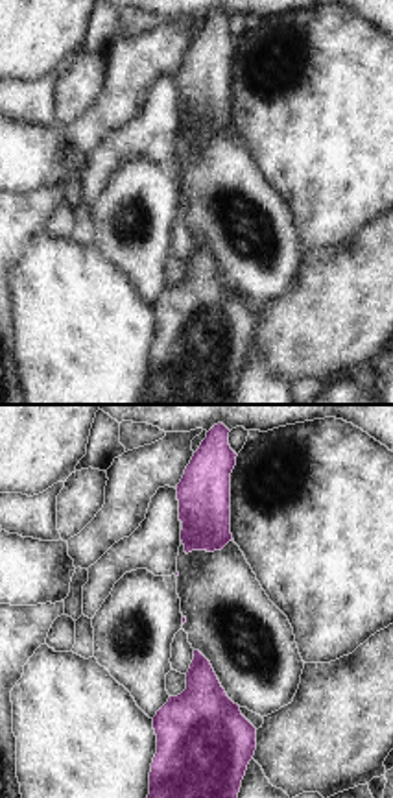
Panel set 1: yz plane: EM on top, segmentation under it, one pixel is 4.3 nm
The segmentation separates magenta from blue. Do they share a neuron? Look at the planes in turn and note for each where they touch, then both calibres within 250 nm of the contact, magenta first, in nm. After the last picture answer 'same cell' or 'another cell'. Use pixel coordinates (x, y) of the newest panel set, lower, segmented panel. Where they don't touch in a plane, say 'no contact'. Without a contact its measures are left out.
no contact

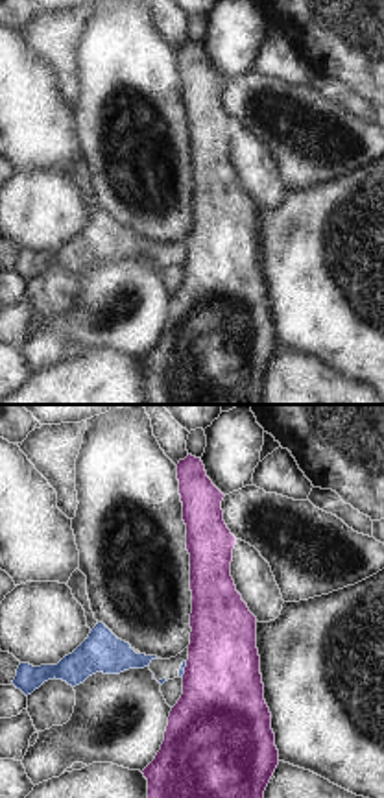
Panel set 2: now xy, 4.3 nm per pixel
meets magenta at (185, 669); 380 nm thick on the magenta side, 30 nm on the other

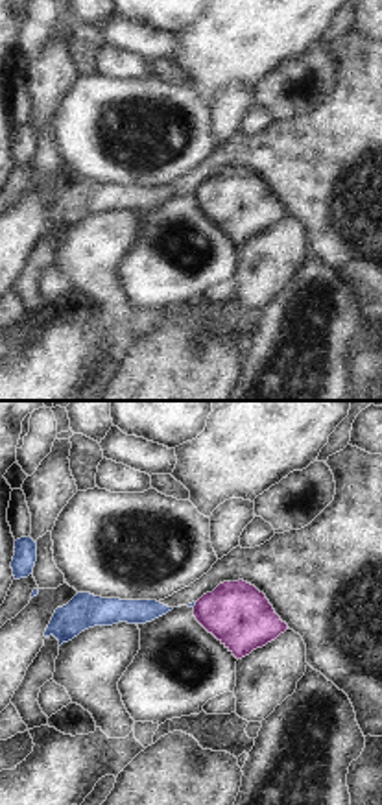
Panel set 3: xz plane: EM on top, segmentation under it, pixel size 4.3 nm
meets magenta at (196, 604); 280 nm thick on the magenta side, 20 nm on the other

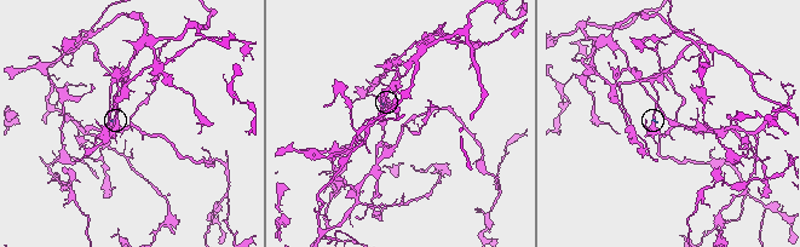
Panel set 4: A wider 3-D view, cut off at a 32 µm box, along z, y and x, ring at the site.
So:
another cell

